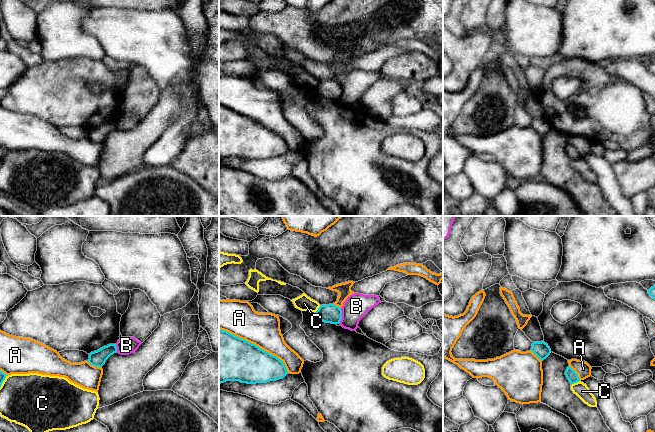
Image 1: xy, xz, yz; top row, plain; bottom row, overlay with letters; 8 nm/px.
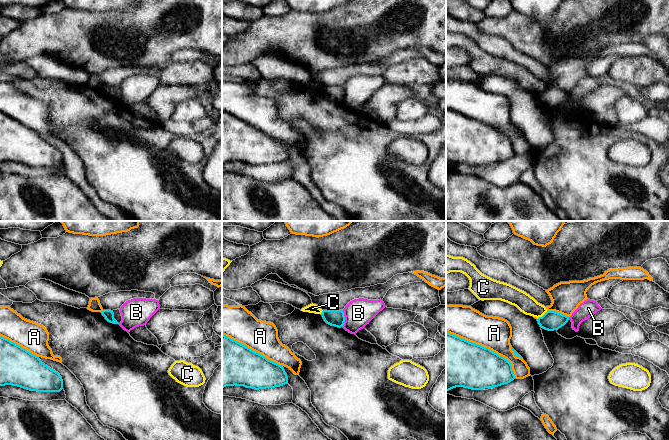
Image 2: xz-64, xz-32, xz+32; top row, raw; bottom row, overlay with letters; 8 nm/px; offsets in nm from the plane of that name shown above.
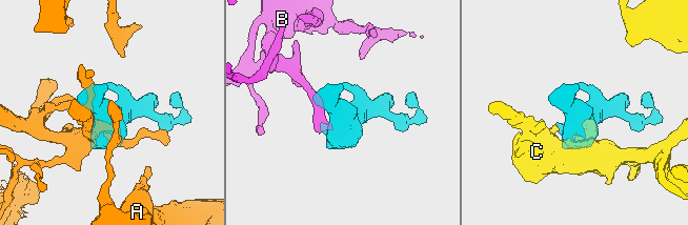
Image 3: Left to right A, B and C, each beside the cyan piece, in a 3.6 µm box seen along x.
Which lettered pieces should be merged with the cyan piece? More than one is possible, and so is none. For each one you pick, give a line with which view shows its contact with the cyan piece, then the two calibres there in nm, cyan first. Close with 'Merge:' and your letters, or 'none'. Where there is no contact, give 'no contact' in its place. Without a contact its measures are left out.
Merge: none

